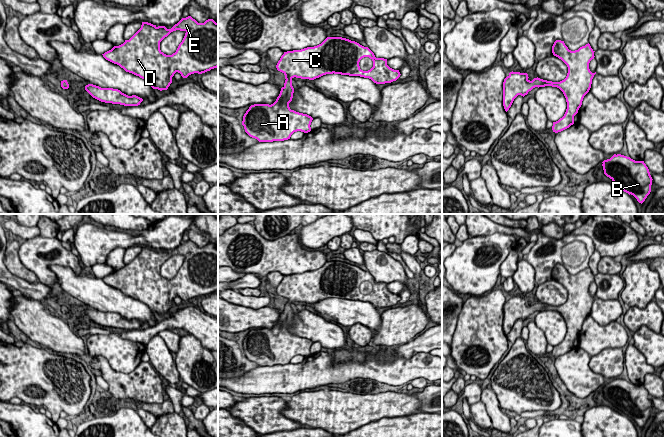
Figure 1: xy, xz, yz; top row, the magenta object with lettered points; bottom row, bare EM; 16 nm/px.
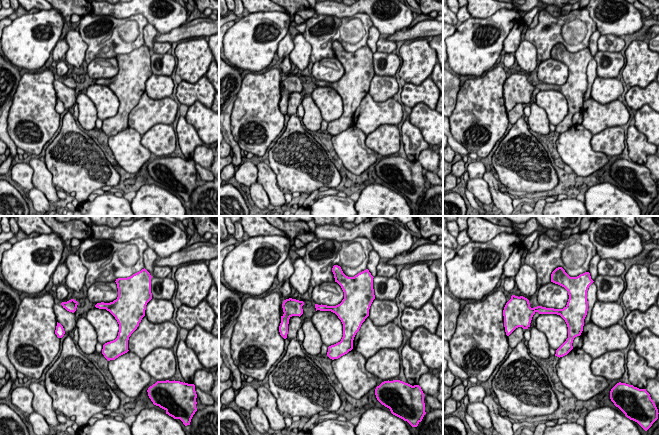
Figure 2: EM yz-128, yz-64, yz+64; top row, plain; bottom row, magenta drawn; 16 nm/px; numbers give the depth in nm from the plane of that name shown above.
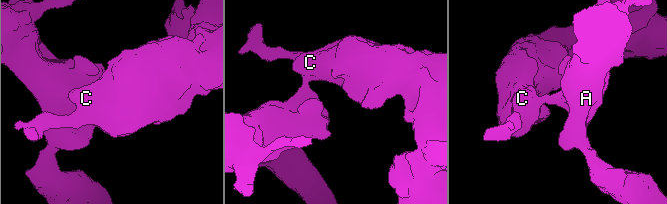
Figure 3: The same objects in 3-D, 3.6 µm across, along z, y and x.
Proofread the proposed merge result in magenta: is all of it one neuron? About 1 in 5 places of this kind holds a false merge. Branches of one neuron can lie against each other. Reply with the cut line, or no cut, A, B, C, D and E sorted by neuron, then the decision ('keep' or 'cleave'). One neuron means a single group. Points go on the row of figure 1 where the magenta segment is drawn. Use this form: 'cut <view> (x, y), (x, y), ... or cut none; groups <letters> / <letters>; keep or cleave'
cut none; groups A B C D E; keep

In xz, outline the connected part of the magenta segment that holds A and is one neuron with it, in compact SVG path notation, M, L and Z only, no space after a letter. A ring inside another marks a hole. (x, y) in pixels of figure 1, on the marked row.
M327 37L317 46L284 52L276 68L286 79L276 101L271 105L251 105L243 116L245 132L259 142L284 141L294 132L311 131L313 118L289 107L294 93L294 77L314 80L334 73L360 76L376 84L385 84L396 81L401 75L399 70L387 65L387 59L376 58L368 47L342 37ZM364 57L373 61L373 67L368 71L359 66Z

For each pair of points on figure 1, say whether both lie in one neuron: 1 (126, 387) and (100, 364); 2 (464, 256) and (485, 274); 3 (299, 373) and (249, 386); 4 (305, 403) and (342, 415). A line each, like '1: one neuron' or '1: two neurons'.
1: one neuron
2: one neuron
3: one neuron
4: one neuron

